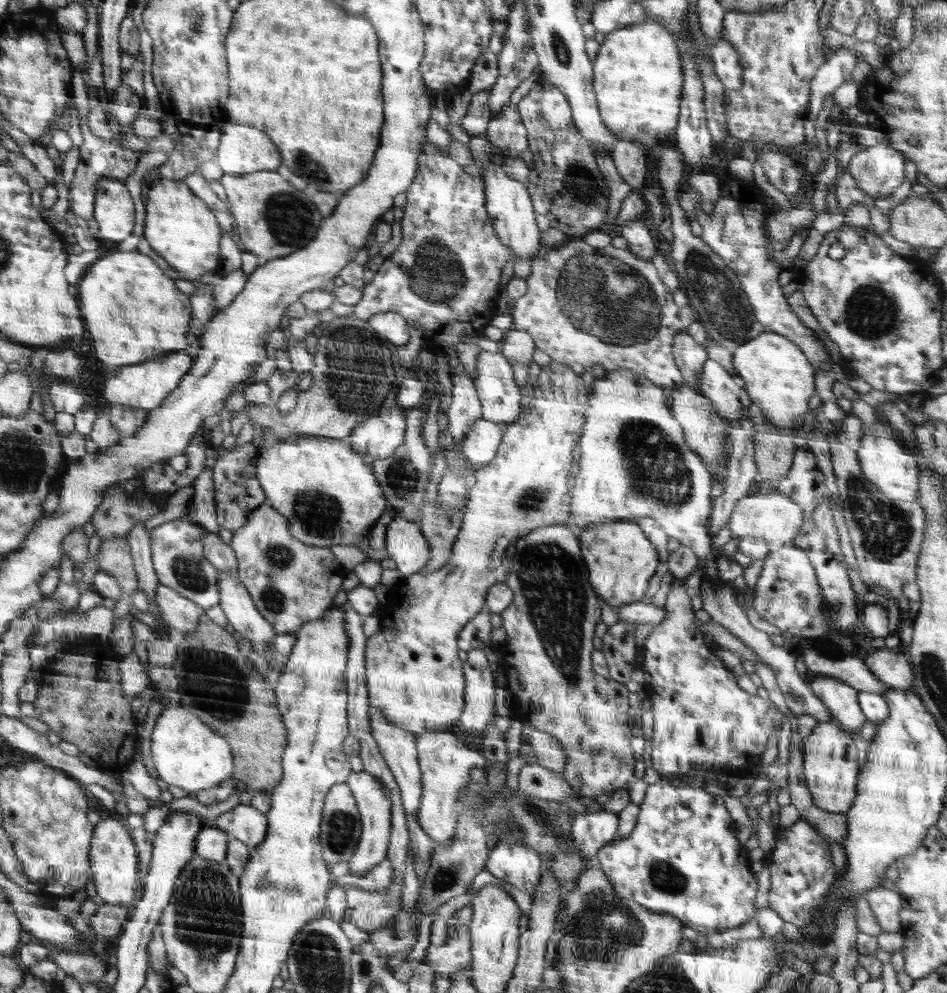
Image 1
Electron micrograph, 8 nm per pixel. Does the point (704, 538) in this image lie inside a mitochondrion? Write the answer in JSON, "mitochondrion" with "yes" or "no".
{"mitochondrion":"no"}

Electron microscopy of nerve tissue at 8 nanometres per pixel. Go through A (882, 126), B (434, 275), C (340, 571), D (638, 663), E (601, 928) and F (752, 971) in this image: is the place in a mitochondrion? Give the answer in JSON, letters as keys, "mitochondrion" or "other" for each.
{"A":"other","B":"mitochondrion","C":"other","D":"other","E":"mitochondrion","F":"other"}

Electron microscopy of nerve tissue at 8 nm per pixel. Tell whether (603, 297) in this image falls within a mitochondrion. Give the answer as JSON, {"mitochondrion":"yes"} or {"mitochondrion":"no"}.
{"mitochondrion":"yes"}

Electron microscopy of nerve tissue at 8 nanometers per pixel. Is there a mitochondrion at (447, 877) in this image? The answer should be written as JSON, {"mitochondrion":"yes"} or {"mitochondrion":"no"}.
{"mitochondrion":"yes"}

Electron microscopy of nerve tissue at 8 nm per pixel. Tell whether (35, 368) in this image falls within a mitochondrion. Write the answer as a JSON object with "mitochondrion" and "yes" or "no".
{"mitochondrion":"no"}

